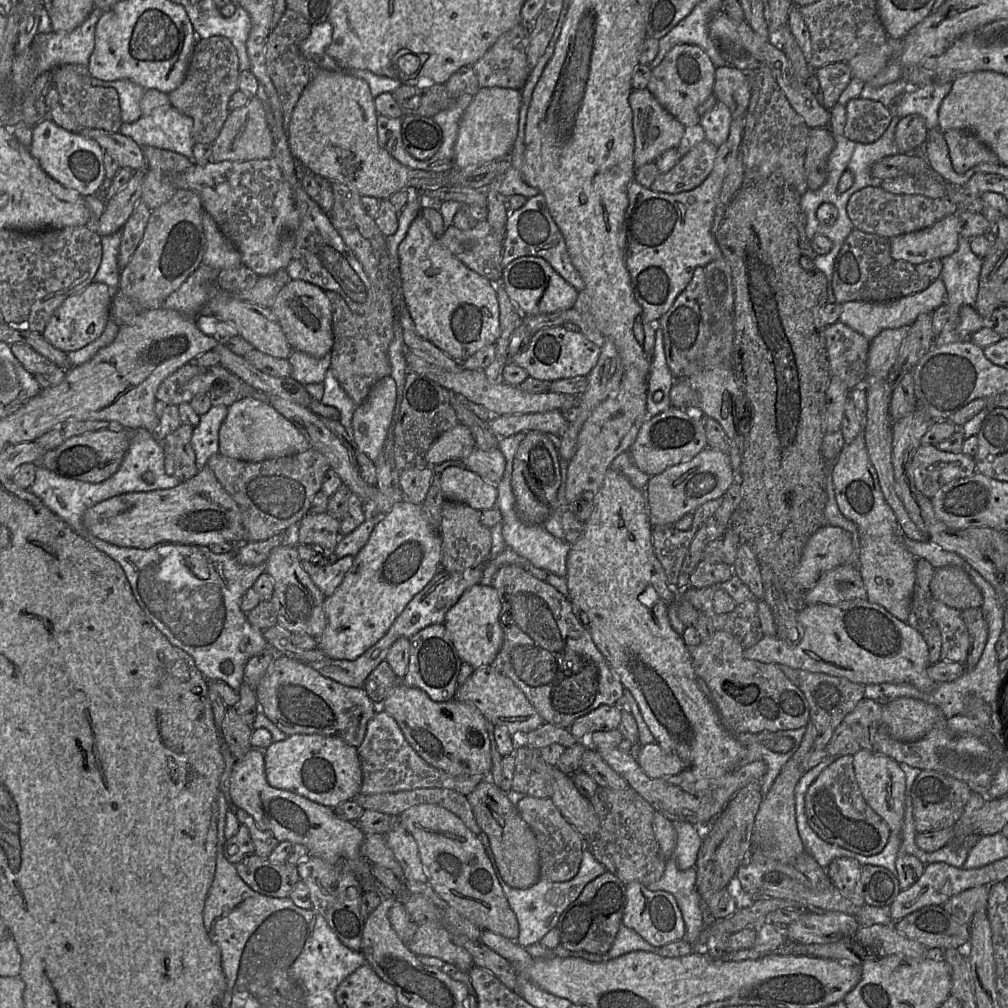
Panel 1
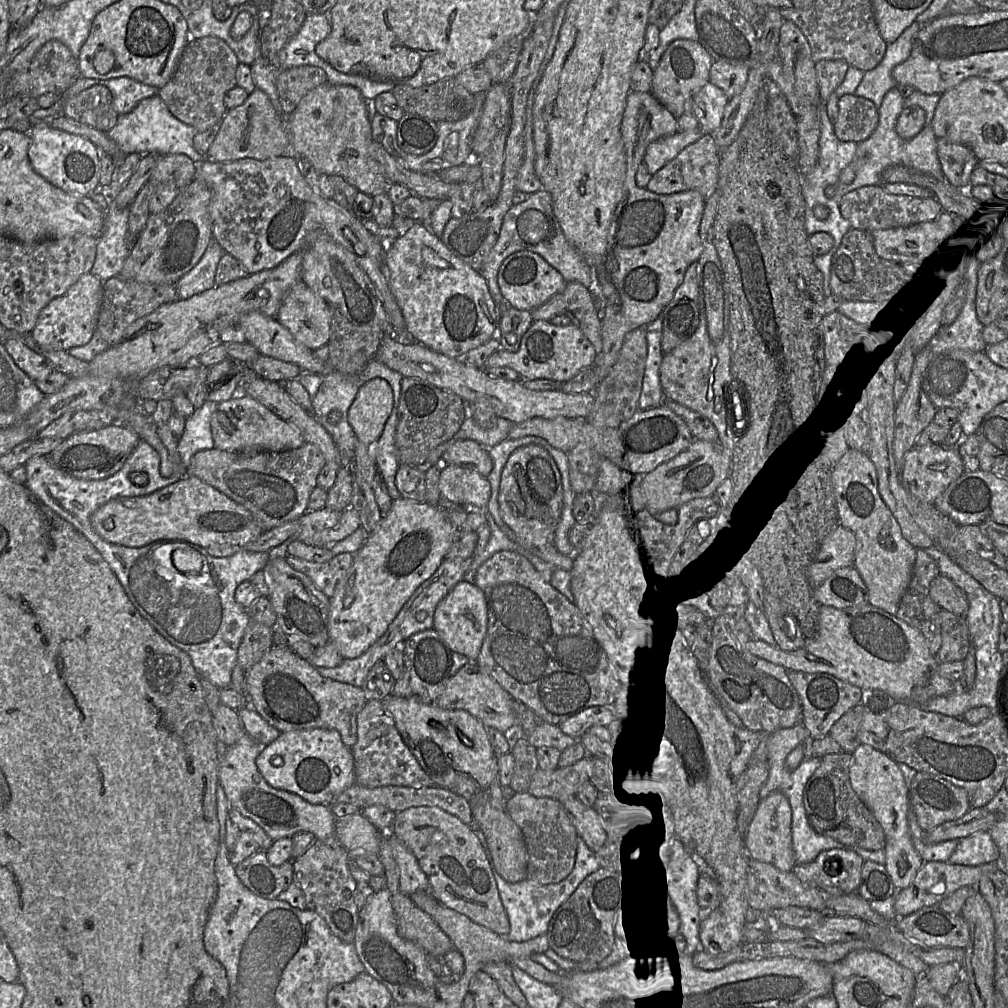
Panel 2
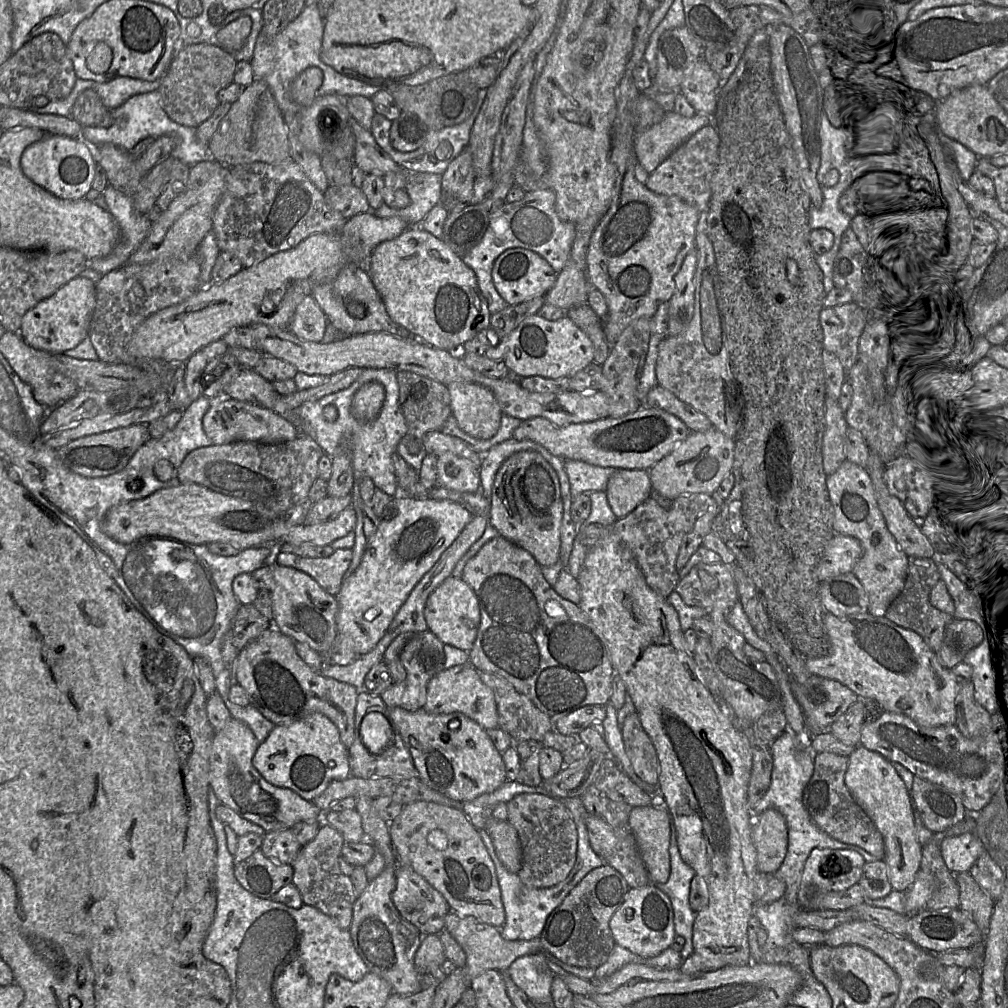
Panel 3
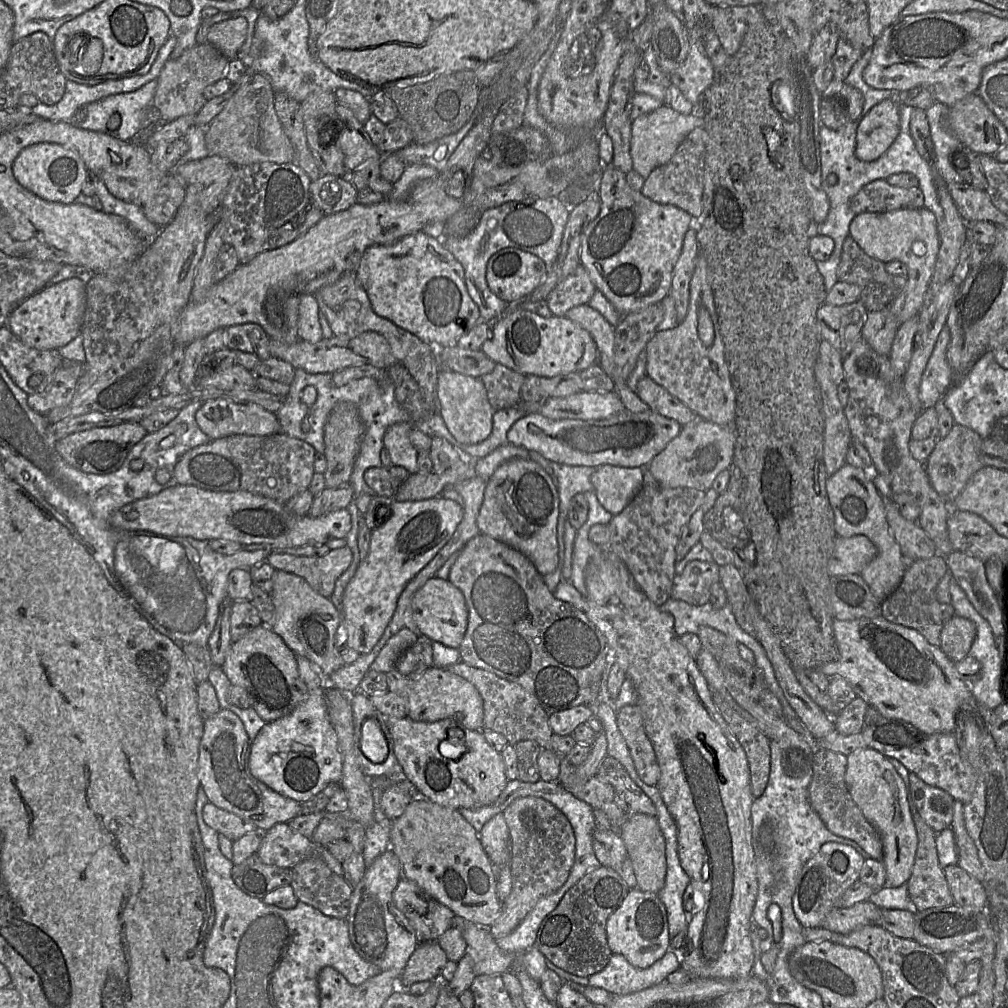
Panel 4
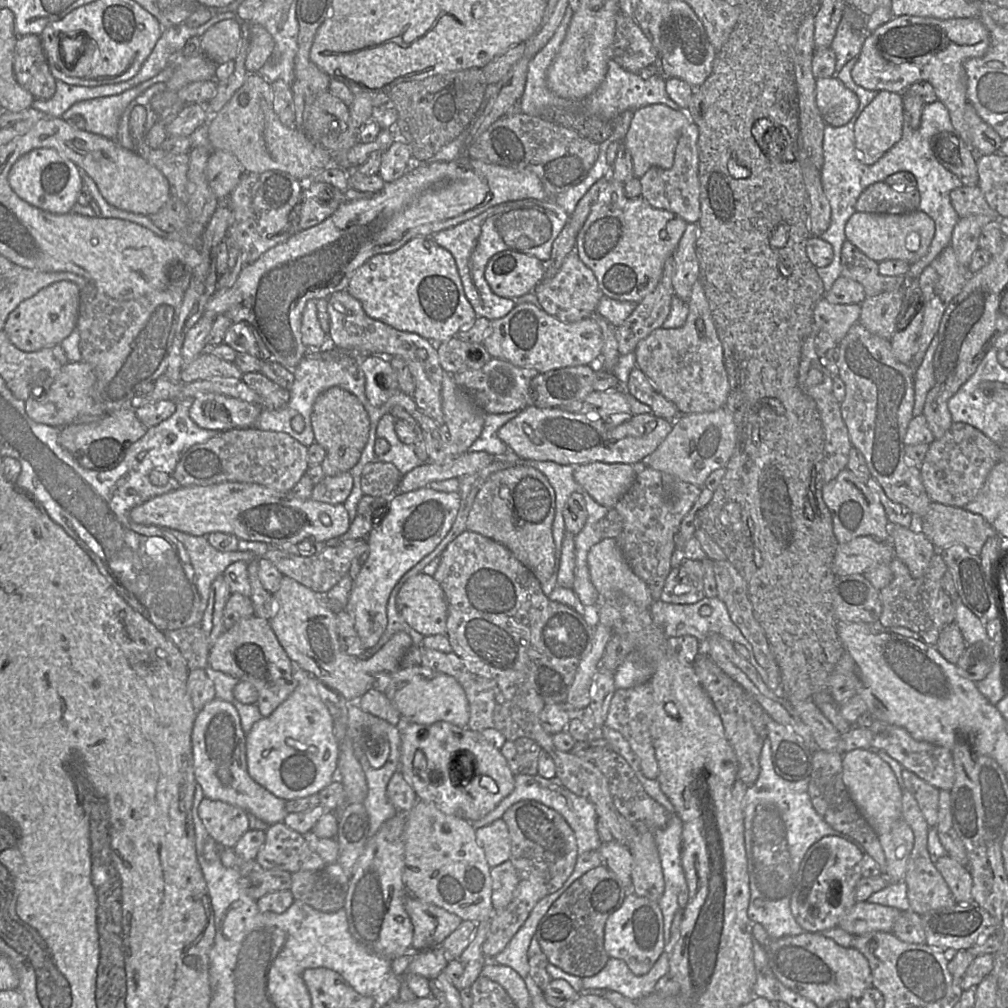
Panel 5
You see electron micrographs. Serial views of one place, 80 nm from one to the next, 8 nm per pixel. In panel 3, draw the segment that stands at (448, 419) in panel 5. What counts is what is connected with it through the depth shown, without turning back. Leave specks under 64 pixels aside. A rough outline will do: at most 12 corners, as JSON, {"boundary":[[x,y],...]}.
{"boundary":[[477,384],[447,386],[452,417],[476,439],[499,429],[502,411]]}

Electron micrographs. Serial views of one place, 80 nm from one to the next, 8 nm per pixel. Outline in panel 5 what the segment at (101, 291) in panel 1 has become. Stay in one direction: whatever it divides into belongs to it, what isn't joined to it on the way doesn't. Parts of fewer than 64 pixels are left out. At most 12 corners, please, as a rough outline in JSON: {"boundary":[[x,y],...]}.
{"boundary":[[55,282],[22,301],[3,330],[24,352],[76,329],[81,289]]}

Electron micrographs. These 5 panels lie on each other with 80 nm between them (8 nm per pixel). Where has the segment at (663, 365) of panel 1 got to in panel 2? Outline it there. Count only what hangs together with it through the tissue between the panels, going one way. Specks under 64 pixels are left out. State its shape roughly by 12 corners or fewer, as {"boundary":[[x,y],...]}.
{"boundary":[[647,331],[640,410],[663,405],[661,332]]}

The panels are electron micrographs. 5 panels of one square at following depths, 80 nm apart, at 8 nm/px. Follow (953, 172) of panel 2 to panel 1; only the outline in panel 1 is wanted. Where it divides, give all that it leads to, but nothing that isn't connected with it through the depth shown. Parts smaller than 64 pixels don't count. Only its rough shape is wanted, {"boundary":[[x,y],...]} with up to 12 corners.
{"boundary":[[944,132],[952,167],[964,174],[999,163],[973,133]]}

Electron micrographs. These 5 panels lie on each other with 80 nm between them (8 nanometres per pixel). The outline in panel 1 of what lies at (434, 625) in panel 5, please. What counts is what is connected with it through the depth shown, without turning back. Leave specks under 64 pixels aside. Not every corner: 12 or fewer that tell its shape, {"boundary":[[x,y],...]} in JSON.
{"boundary":[[492,586],[468,588],[443,624],[459,658],[490,666],[502,647]]}

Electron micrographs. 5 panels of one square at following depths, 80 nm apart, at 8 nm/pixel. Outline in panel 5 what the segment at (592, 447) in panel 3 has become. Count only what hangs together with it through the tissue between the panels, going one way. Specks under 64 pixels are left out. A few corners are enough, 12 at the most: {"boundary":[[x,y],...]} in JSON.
{"boundary":[[529,405],[497,432],[524,459],[634,464],[673,423]]}

